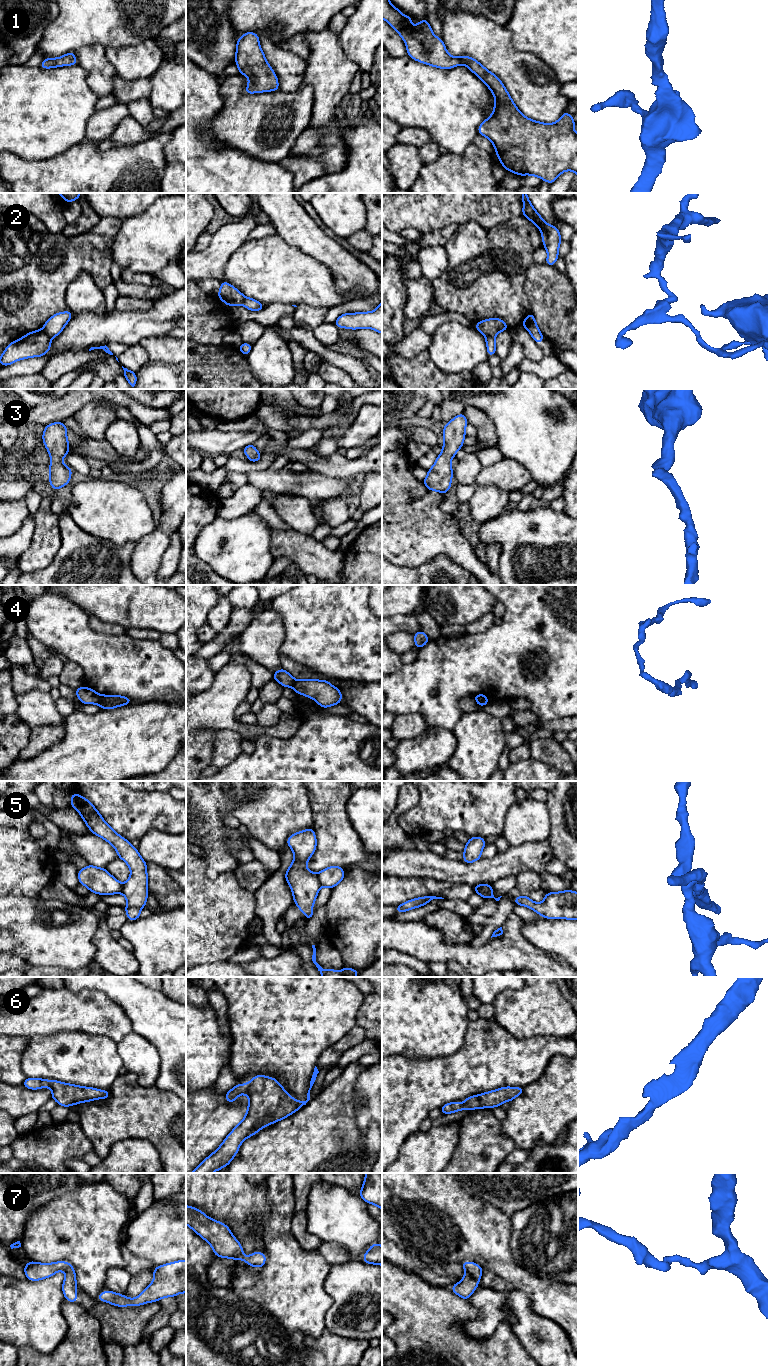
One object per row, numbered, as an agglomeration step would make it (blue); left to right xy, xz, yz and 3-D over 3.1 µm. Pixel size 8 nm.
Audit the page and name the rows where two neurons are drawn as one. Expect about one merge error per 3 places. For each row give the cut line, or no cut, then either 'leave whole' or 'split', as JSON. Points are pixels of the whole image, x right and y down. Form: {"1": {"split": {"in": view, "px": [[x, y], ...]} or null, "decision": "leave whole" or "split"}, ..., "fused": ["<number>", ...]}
{"1": {"split": null, "decision": "leave whole"}, "2": {"split": {"in": "xy", "px": [[42, 329], [50, 338]]}, "decision": "split"}, "3": {"split": null, "decision": "leave whole"}, "4": {"split": {"in": "xy", "px": [[100, 695], [100, 700], [97, 703]]}, "decision": "split"}, "5": {"split": {"in": "xz", "px": [[316, 873], [321, 885]]}, "decision": "split"}, "6": {"split": null, "decision": "leave whole"}, "7": {"split": null, "decision": "leave whole"}, "fused": ["2", "4", "5"]}

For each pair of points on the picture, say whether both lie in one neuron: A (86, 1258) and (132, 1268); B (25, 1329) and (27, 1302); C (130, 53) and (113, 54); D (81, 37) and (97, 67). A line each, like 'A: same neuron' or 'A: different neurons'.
A: different neurons
B: same neuron
C: same neuron
D: different neurons

